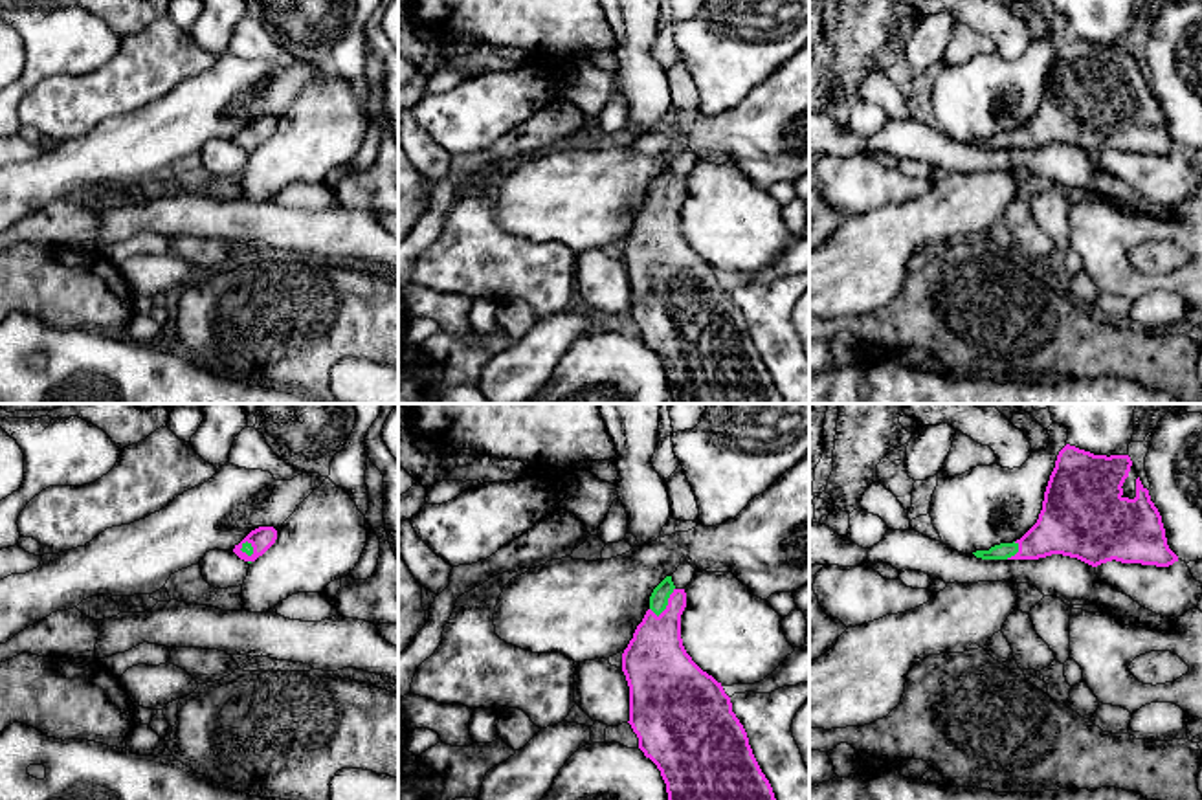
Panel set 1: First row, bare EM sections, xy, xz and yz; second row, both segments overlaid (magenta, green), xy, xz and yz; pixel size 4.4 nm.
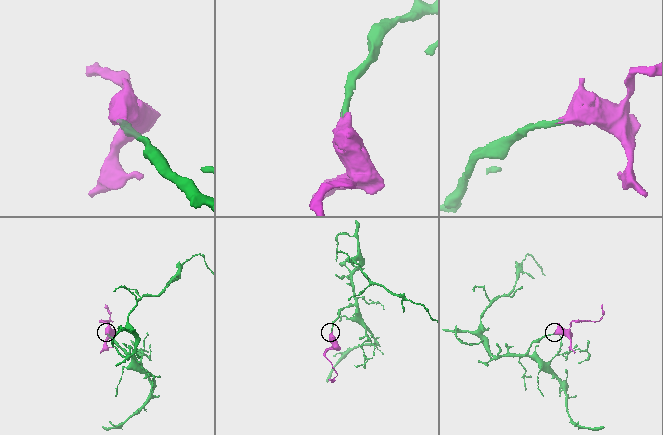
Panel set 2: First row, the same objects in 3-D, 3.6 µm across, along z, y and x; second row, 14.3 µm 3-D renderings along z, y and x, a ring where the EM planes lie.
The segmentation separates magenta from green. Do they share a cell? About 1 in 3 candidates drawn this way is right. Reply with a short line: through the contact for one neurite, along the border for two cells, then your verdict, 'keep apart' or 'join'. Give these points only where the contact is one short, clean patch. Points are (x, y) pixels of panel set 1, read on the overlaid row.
xz (656, 657), (657, 635), (668, 602), (661, 593) | join

